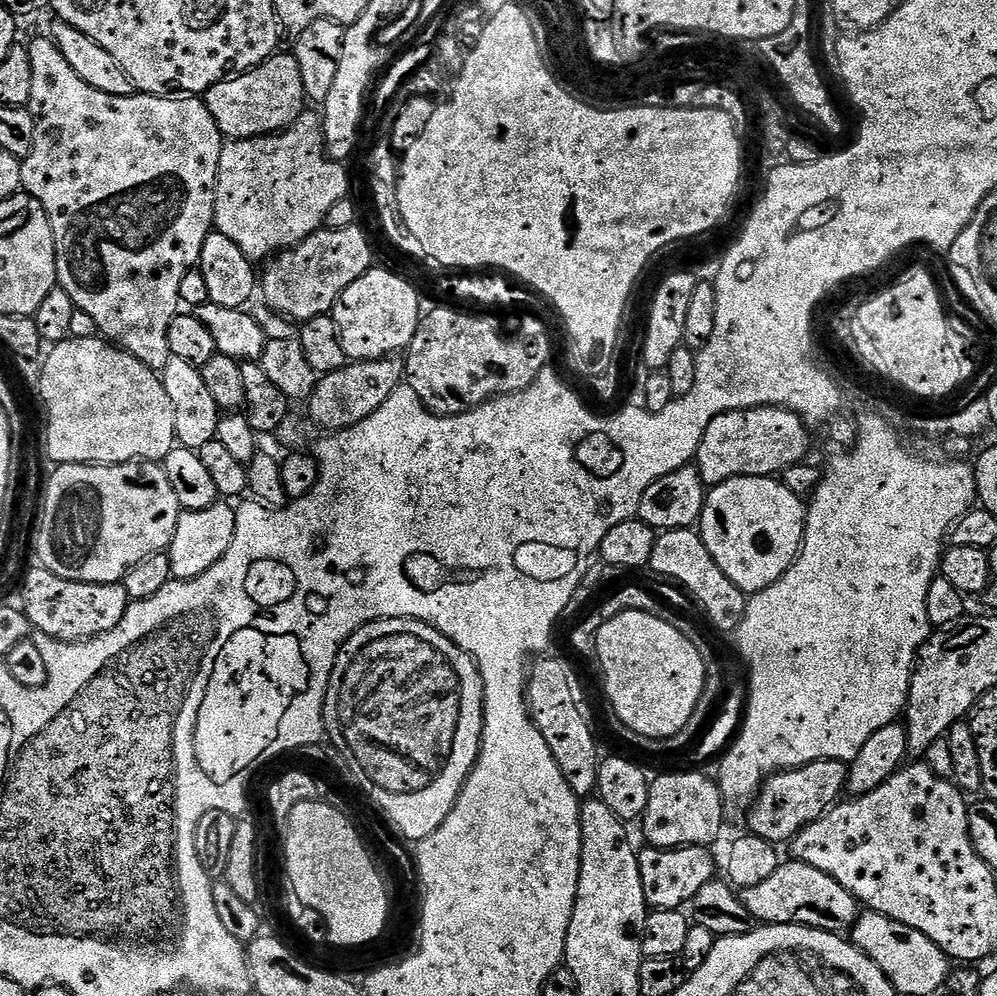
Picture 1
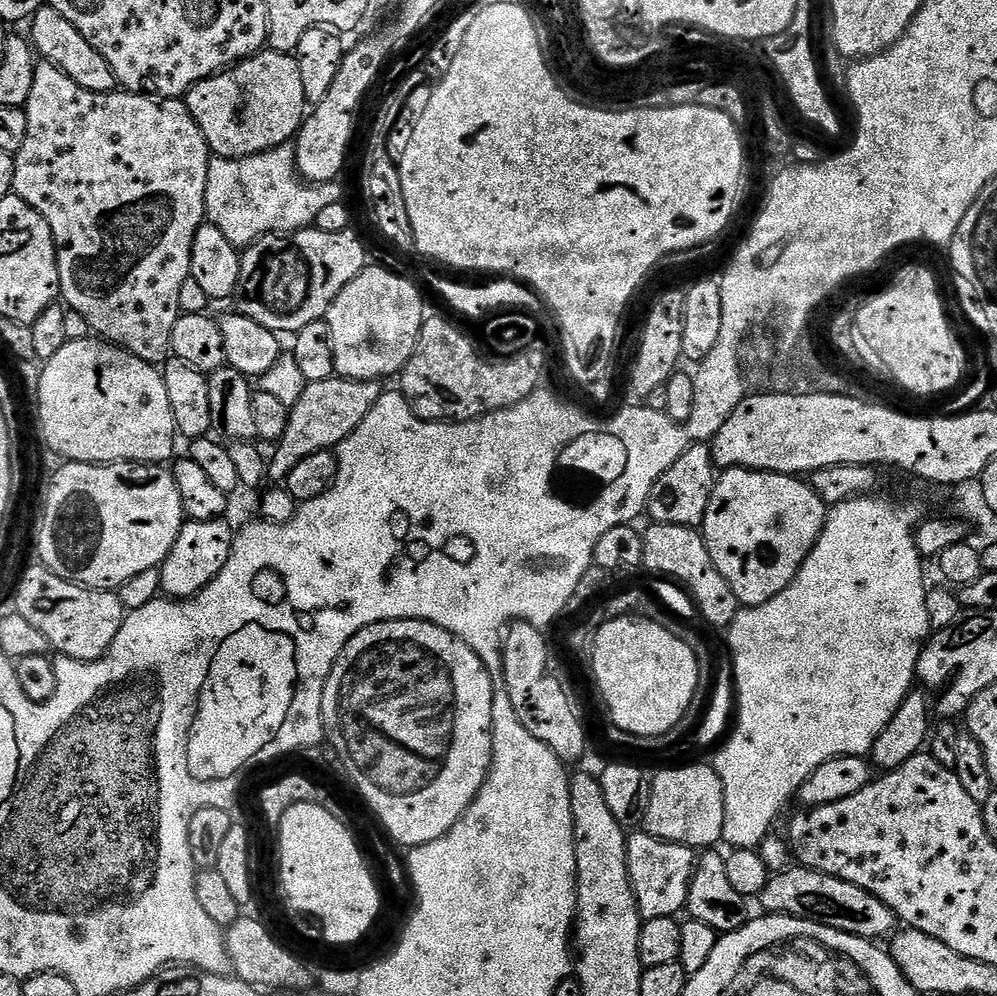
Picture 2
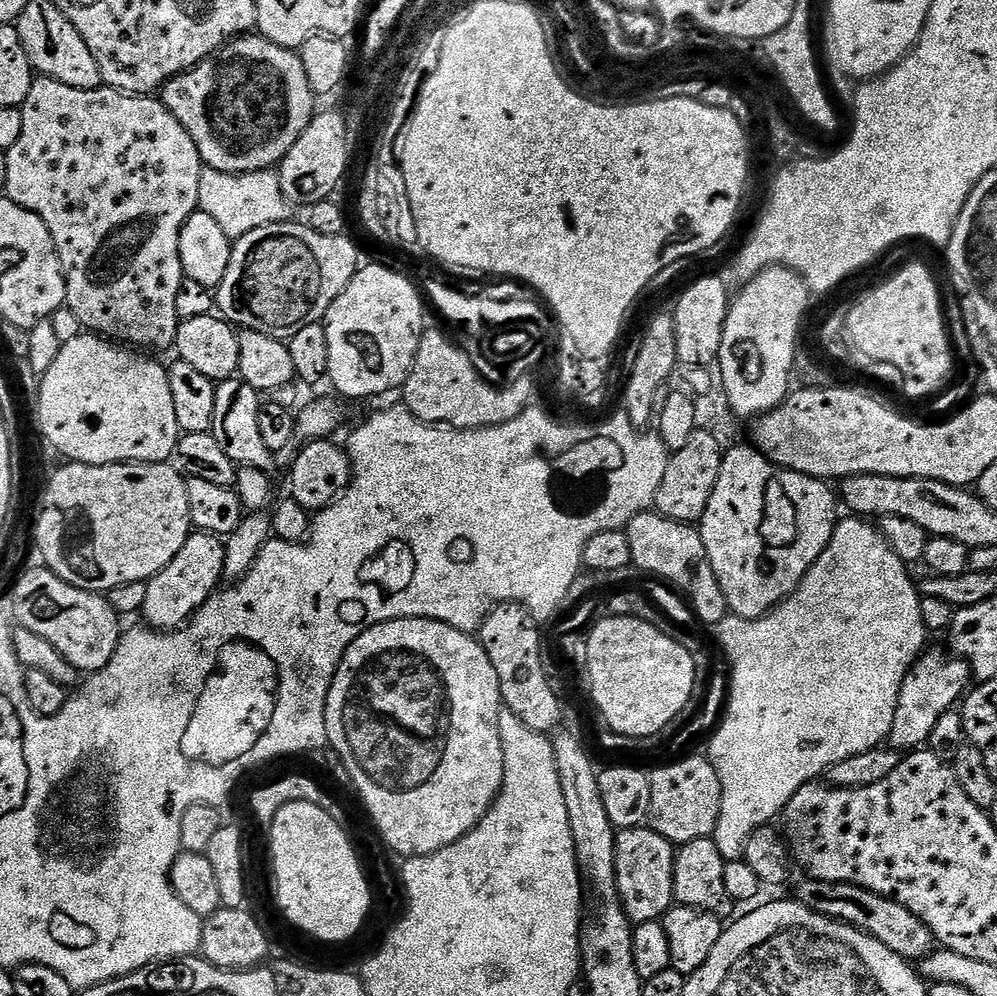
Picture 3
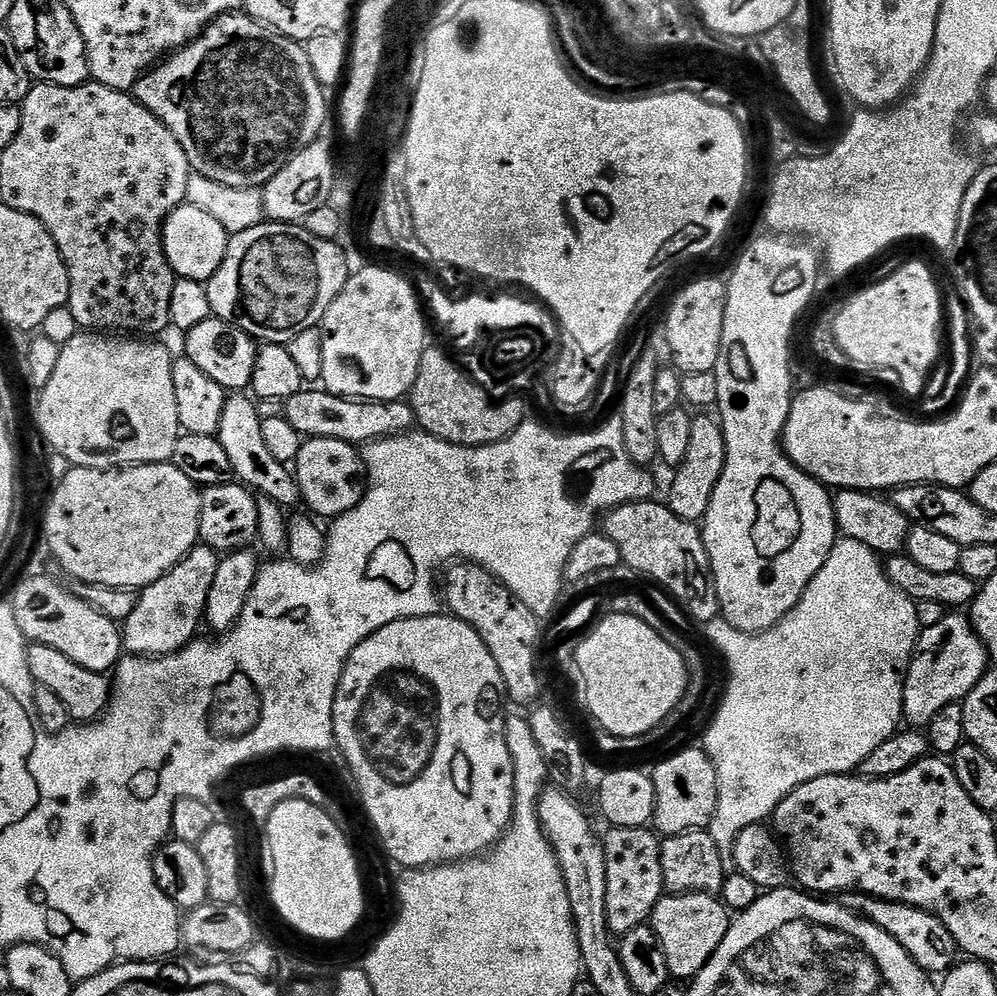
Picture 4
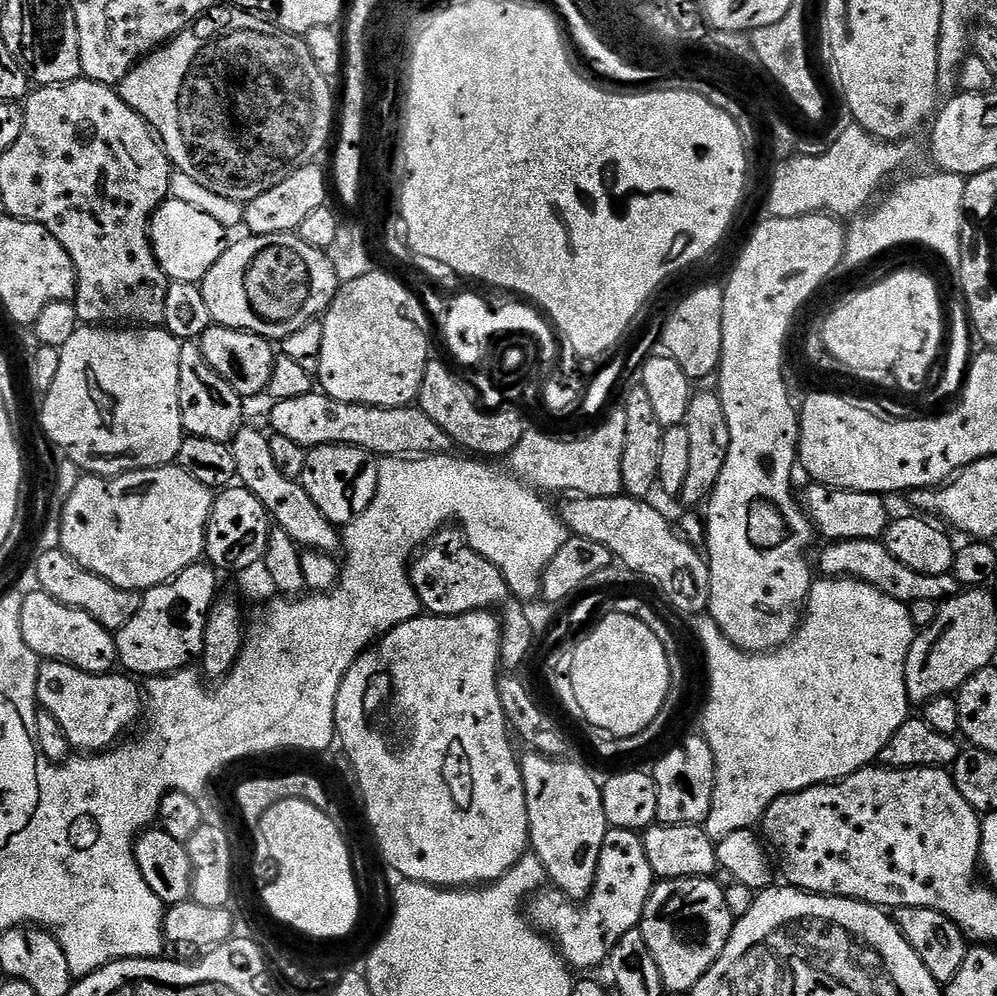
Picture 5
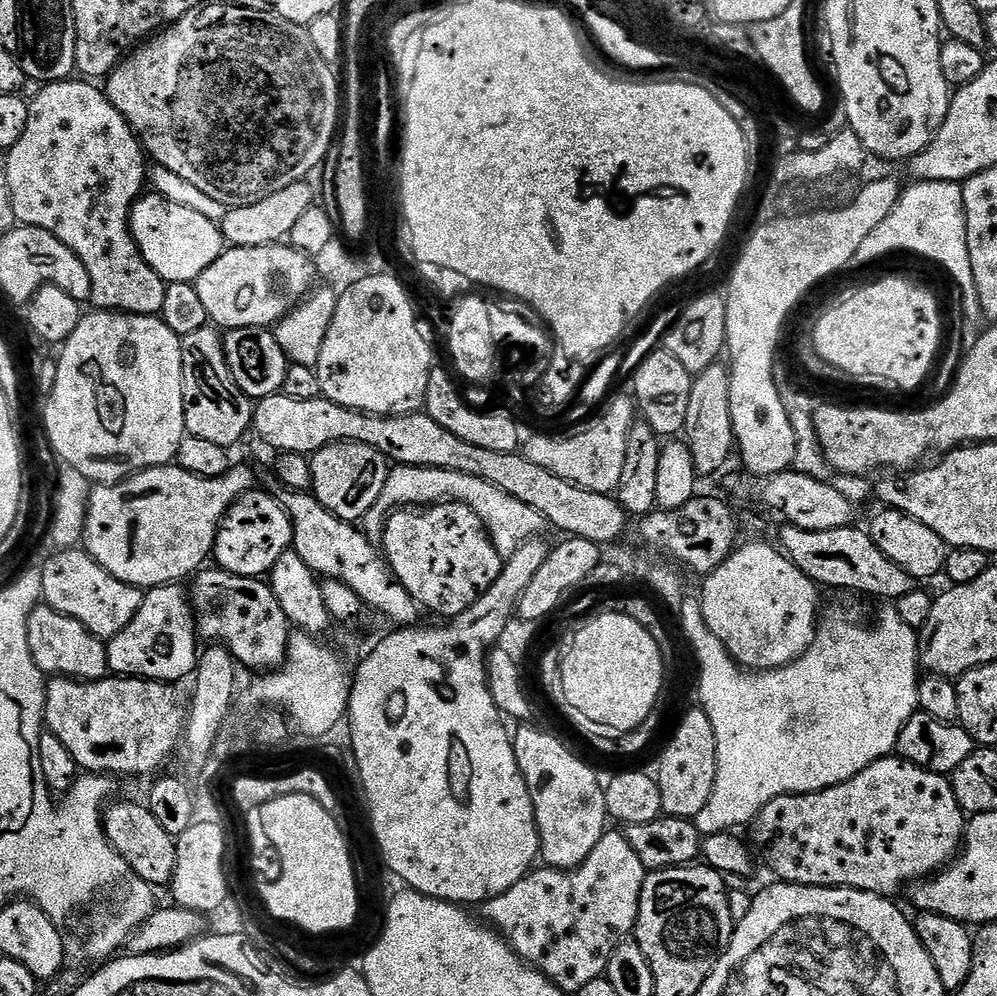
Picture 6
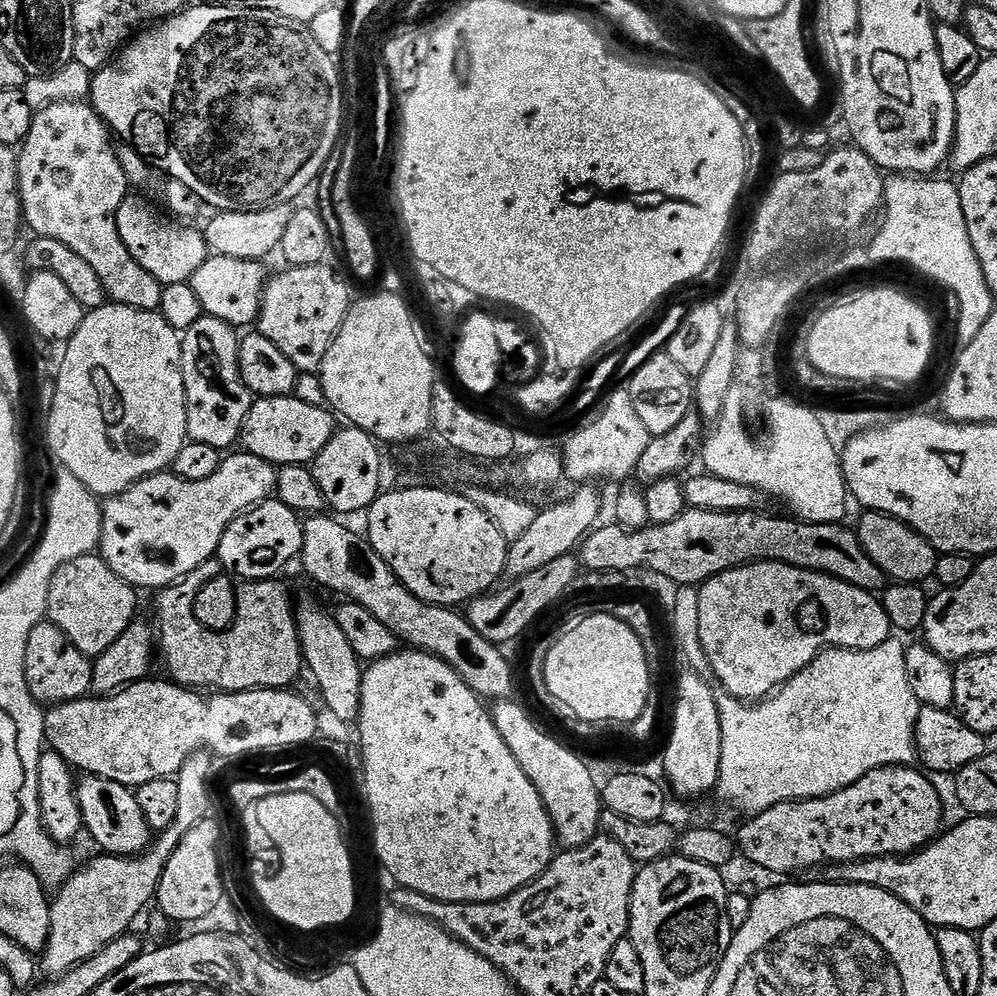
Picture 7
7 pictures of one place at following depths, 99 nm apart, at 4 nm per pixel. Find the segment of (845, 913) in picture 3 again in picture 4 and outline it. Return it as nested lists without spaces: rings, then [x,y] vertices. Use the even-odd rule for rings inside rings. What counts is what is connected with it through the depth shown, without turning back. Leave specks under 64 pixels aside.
[[[845,892],[842,903],[851,912],[872,920],[874,926],[882,926],[882,930],[886,930],[890,938],[895,938],[901,944],[902,950],[906,950],[906,954],[910,954],[910,958],[914,958],[914,962],[918,962],[918,966],[922,966],[925,972],[943,974],[957,963],[958,949],[954,942],[954,934],[950,934],[950,930],[946,930],[946,926],[942,926],[940,919],[932,912],[909,904],[868,896],[864,892]]]

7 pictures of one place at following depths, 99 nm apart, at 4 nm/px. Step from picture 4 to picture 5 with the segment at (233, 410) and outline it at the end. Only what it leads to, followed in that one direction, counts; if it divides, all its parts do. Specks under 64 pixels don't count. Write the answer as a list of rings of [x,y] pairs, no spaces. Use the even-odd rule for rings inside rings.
[[[241,426],[230,441],[239,483],[248,488],[250,494],[254,494],[258,502],[262,502],[262,506],[266,506],[273,525],[286,530],[286,534],[290,534],[290,538],[294,538],[294,542],[301,549],[313,548],[319,552],[335,553],[342,544],[337,525],[331,524],[326,514],[322,514],[322,510],[314,506],[314,498],[306,494],[299,479],[282,474],[282,470],[278,470],[273,456],[270,455],[268,436],[256,428],[248,427]]]

